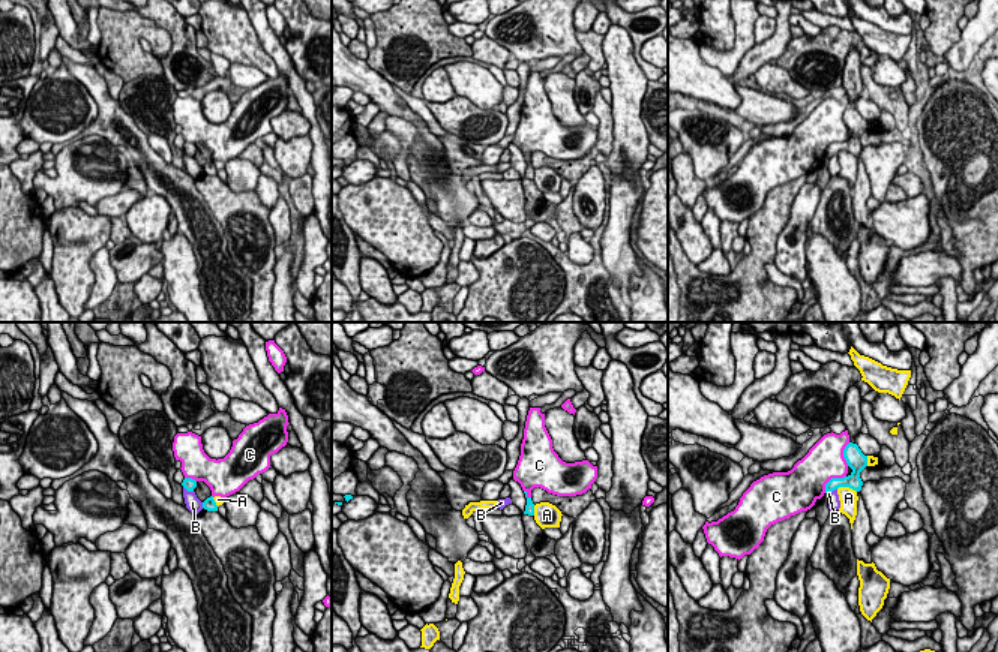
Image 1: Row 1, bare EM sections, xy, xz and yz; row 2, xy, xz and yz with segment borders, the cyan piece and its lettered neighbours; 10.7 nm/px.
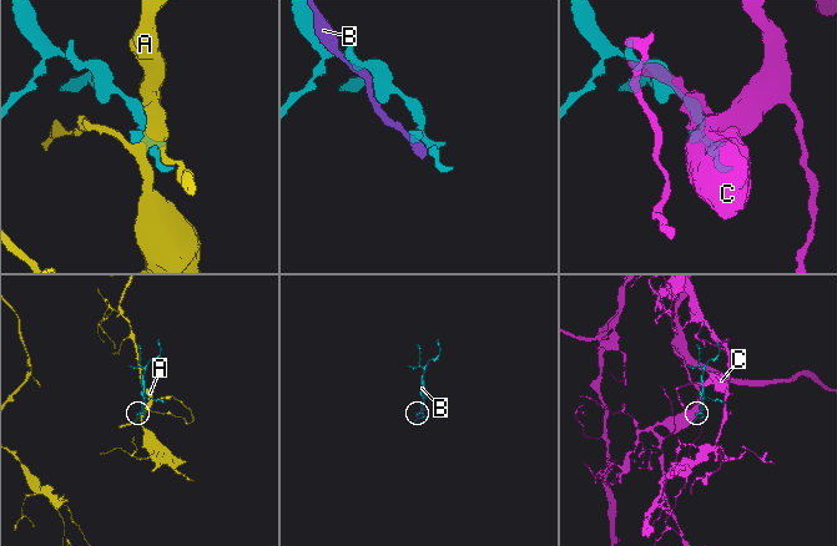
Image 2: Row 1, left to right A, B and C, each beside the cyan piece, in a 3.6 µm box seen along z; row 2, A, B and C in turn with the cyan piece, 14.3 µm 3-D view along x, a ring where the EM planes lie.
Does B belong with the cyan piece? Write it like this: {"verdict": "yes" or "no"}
{"verdict": "no"}

